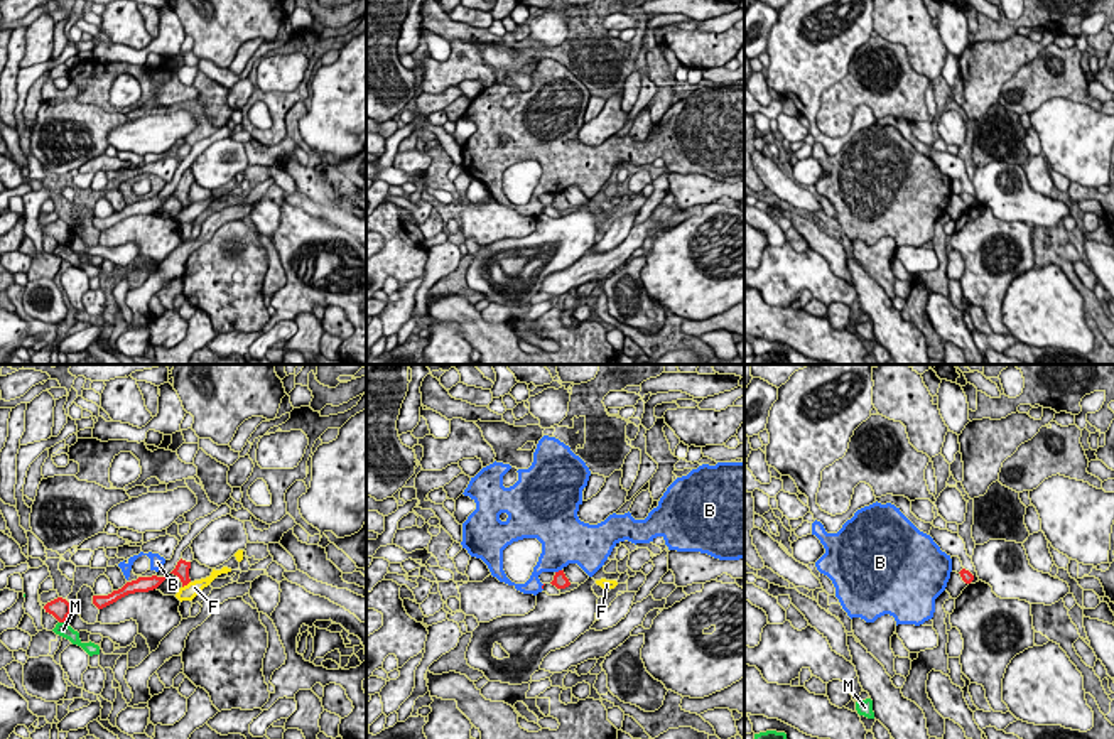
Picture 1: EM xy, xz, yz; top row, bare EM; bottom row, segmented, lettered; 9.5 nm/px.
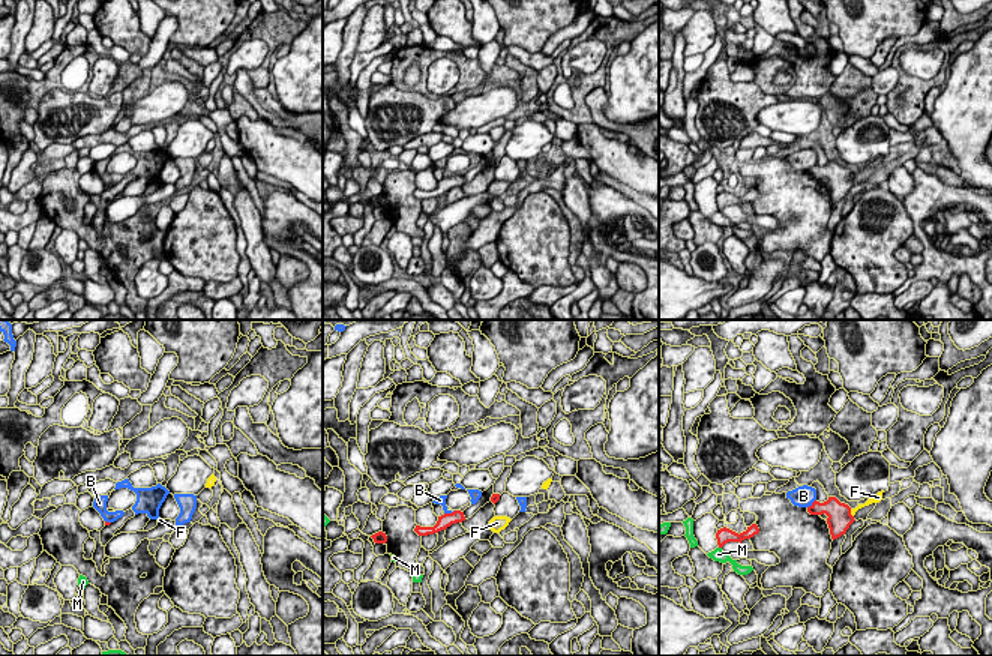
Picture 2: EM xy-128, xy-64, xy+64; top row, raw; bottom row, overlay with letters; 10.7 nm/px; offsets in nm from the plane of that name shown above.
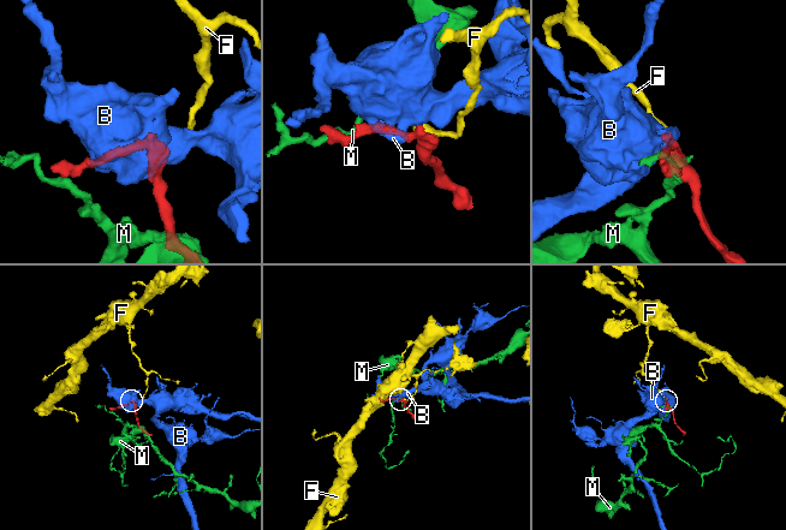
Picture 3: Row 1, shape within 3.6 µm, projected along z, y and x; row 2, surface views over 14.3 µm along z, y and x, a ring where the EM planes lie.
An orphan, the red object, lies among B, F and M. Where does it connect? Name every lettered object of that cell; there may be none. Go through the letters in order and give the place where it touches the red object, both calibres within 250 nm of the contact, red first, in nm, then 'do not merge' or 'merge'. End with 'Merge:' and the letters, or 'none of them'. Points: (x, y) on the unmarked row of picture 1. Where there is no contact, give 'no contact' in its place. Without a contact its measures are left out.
B: contact xz (559, 193); calibres 140 and 380 nm; do not merge
F: contact xy (186, 206); calibres 140 and 160 nm; do not merge
M: contact xy (63, 243); calibres 200 and 130 nm; do not merge
Merge: none of them

